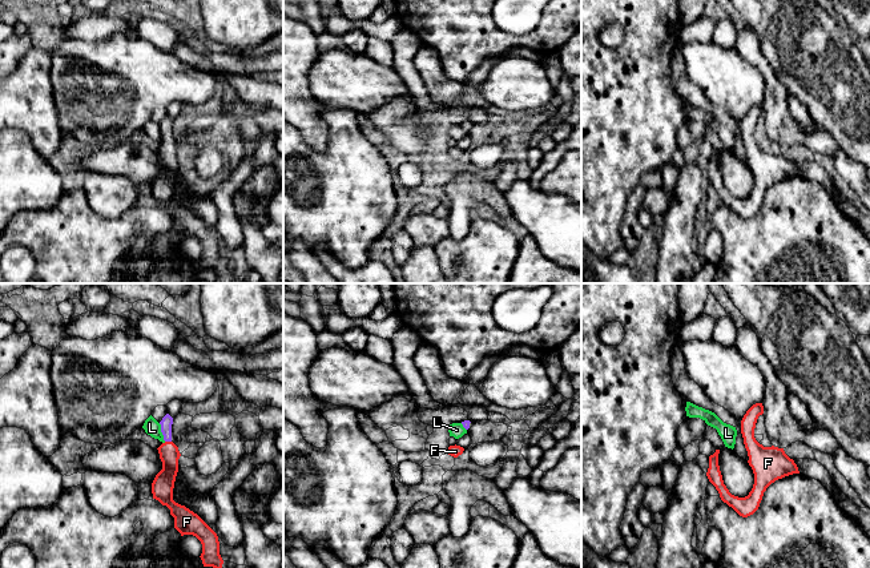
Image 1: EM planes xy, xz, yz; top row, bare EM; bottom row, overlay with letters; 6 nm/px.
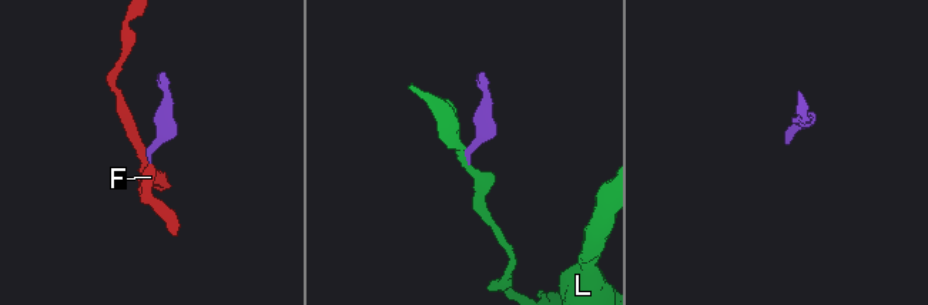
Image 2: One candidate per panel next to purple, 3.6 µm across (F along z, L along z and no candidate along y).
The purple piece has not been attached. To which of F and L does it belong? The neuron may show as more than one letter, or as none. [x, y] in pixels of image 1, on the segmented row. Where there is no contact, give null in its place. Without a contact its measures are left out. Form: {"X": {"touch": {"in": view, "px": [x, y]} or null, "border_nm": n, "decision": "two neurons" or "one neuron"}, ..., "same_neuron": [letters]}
{"F": {"touch": {"in": "xy", "px": [168, 440]}, "border_nm": 40, "decision": "one neuron"}, "L": {"touch": {"in": "xy", "px": [161, 431]}, "border_nm": 120, "decision": "two neurons"}, "same_neuron": ["F"]}

